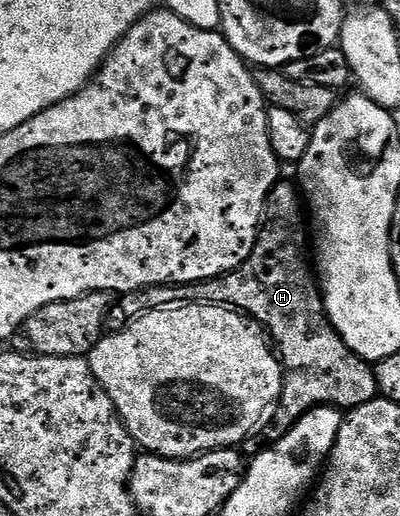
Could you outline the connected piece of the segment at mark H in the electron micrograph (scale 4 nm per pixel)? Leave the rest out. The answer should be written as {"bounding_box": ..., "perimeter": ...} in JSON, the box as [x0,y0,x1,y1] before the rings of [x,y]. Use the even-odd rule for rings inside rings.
{"bounding_box":[121,182,379,419],"perimeter":[[[295,182],[275,183],[267,197],[265,218],[259,237],[255,239],[253,252],[235,270],[227,271],[220,278],[210,278],[208,282],[196,282],[186,286],[148,286],[146,290],[131,290],[121,298],[123,310],[128,314],[126,317],[134,320],[140,314],[148,314],[150,310],[166,310],[176,304],[210,304],[240,311],[254,318],[266,331],[279,361],[283,364],[283,391],[277,406],[288,414],[288,419],[302,418],[316,406],[334,406],[340,412],[350,412],[361,404],[369,404],[379,394],[375,372],[372,363],[348,348],[345,340],[335,331],[331,319],[327,317],[327,306],[323,303],[308,251],[307,254],[303,251],[303,245],[306,242],[308,245],[309,234],[305,229],[305,206],[301,201],[301,190]]]}

